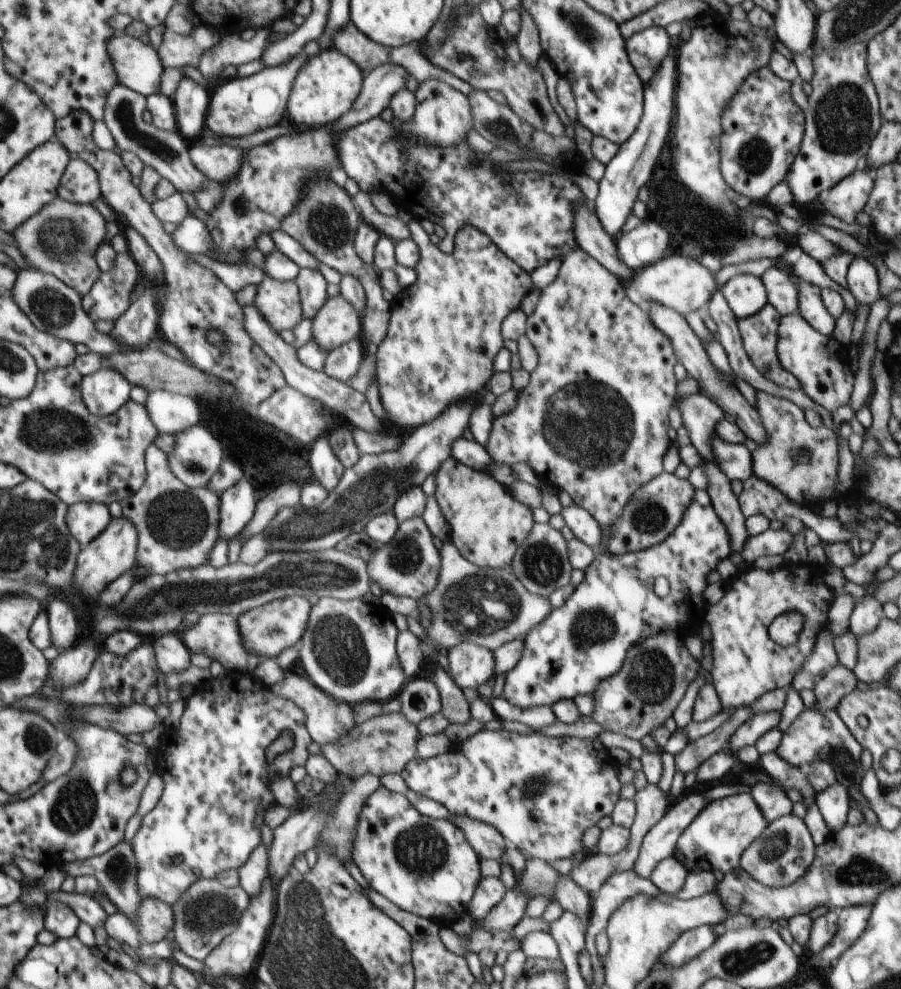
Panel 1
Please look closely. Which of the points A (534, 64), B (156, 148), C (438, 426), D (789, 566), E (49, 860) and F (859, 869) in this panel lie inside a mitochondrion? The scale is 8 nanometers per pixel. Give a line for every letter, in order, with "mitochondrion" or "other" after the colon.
A: other
B: mitochondrion
C: other
D: other
E: other
F: mitochondrion

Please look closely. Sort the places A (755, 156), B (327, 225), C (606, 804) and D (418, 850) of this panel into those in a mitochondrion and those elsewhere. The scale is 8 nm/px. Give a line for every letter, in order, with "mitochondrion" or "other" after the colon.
A: mitochondrion
B: mitochondrion
C: other
D: mitochondrion

